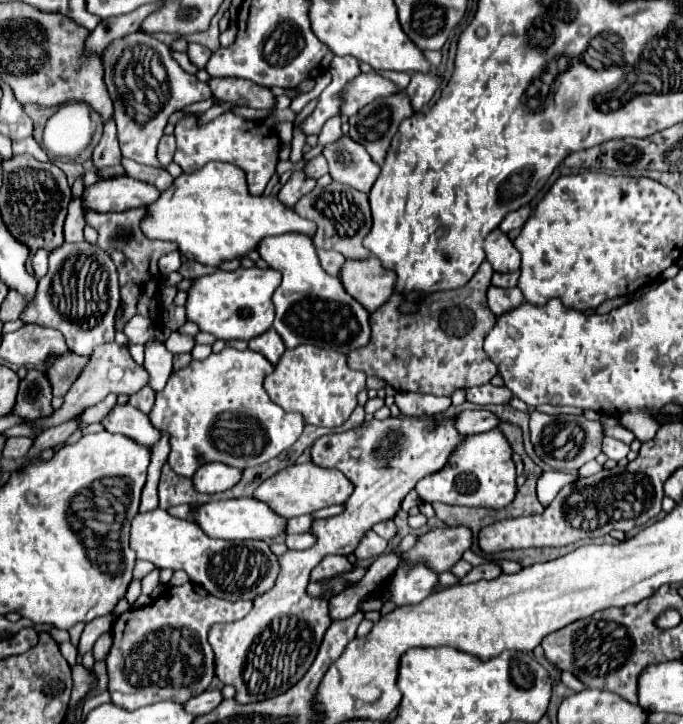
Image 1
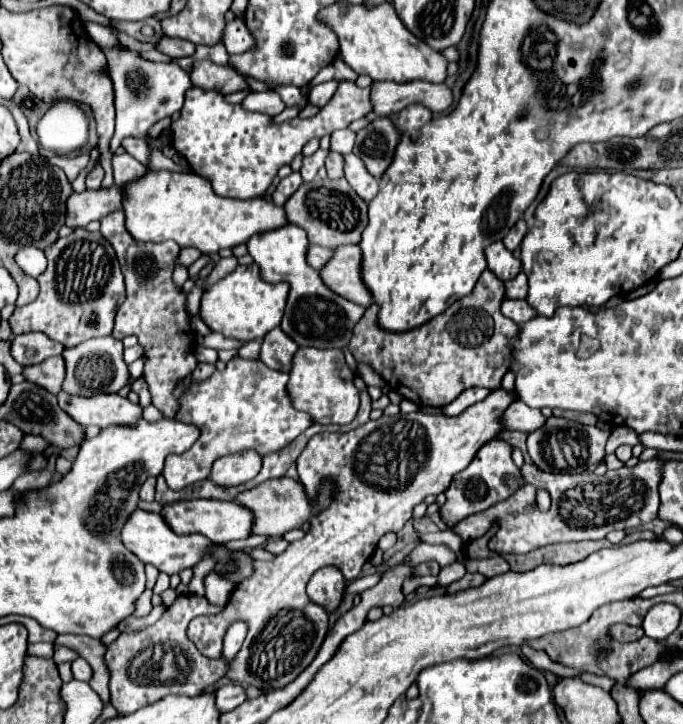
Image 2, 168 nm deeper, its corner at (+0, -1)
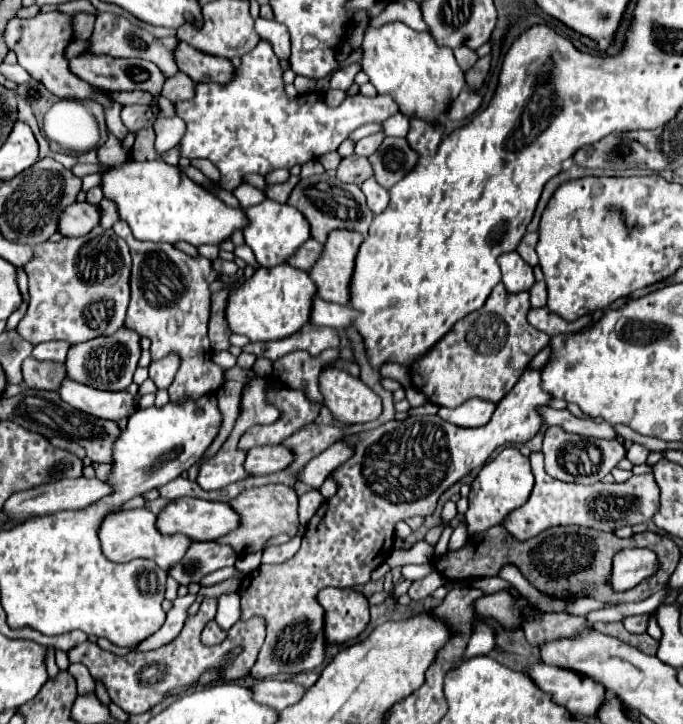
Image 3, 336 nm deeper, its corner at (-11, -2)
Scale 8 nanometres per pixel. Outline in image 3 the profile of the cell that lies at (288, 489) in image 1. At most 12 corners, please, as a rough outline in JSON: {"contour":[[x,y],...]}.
{"contour":[[287,485],[247,489],[229,505],[235,531],[217,543],[237,555],[299,527],[297,495]]}

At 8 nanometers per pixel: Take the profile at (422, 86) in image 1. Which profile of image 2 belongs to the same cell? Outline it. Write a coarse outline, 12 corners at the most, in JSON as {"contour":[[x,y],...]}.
{"contour":[[422,104],[392,114],[400,132],[410,132],[416,138],[432,118],[432,112]]}

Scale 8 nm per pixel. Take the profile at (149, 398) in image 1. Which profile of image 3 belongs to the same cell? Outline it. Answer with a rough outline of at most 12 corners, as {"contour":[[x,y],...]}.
{"contour":[[177,353],[149,365],[149,377],[167,389],[181,365]]}

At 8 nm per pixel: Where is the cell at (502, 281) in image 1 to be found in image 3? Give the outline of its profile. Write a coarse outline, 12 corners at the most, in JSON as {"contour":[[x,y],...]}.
{"contour":[[543,281],[535,283],[531,305],[535,309],[547,305],[547,287]]}

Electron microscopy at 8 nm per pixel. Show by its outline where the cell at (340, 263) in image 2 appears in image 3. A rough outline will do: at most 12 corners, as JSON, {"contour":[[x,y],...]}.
{"contour":[[333,229],[309,277],[323,301],[347,305],[363,235]]}

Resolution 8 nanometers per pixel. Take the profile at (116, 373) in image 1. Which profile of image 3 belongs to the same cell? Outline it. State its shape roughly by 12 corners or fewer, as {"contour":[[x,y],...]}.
{"contour":[[121,327],[77,343],[67,377],[123,391],[141,357],[141,337]]}

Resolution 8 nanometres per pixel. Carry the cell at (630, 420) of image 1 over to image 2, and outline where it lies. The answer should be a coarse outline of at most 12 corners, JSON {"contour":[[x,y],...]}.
{"contour":[[550,416],[528,434],[544,472],[582,474],[604,458],[612,428]]}

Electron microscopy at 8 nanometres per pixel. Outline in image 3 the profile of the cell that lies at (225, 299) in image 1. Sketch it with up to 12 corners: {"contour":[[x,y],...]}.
{"contour":[[287,263],[259,267],[229,297],[227,323],[251,341],[309,321],[317,285]]}

